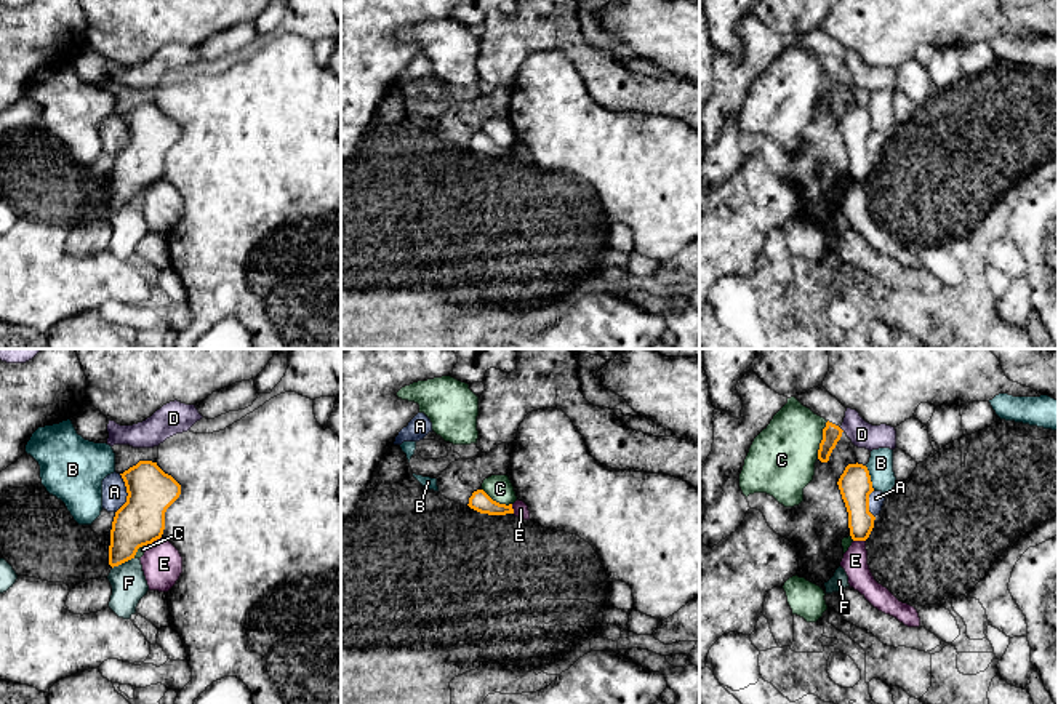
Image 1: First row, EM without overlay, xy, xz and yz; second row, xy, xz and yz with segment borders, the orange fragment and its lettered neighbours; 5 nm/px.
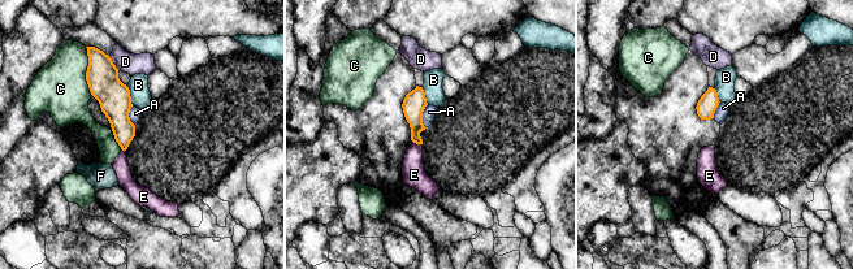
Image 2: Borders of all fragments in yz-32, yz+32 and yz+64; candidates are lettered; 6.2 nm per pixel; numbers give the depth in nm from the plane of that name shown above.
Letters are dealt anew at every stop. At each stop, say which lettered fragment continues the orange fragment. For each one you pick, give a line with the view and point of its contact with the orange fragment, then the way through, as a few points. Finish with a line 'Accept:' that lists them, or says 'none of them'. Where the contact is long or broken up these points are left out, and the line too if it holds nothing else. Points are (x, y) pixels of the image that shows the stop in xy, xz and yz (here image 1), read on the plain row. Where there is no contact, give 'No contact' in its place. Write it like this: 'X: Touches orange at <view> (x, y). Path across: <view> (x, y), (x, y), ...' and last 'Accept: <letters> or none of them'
Accept: none of them

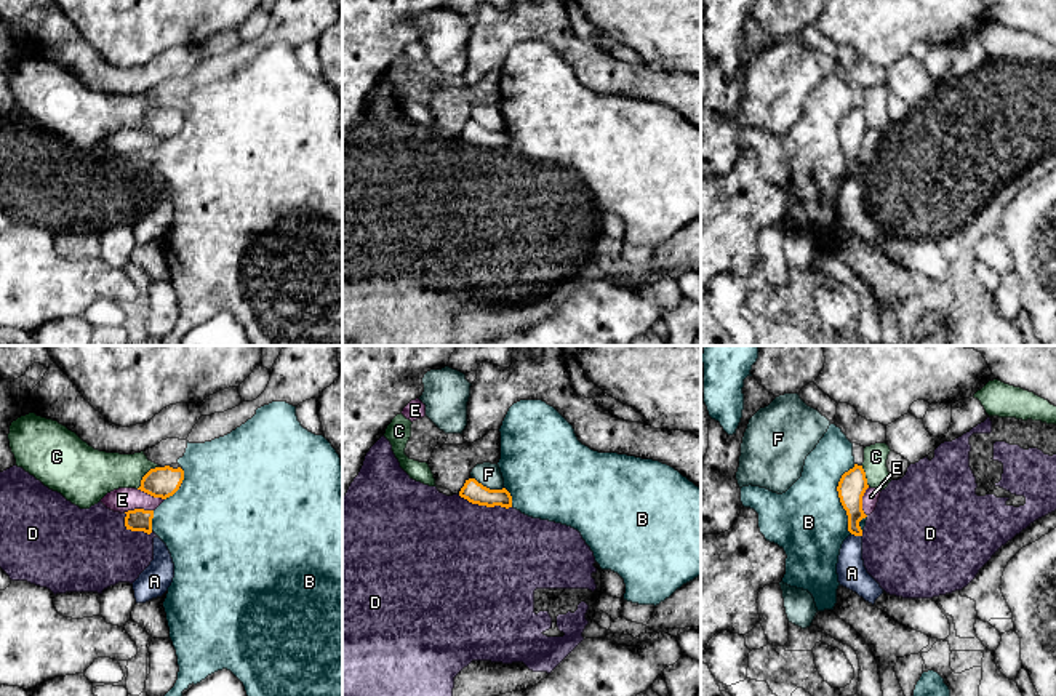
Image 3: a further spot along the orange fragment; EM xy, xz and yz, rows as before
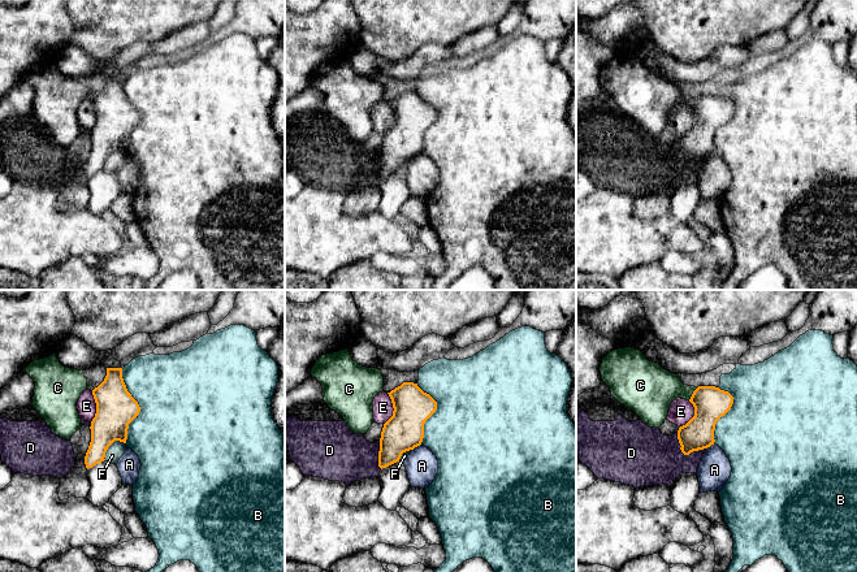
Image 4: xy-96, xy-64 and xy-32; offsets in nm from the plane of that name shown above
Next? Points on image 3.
Accept: none of them

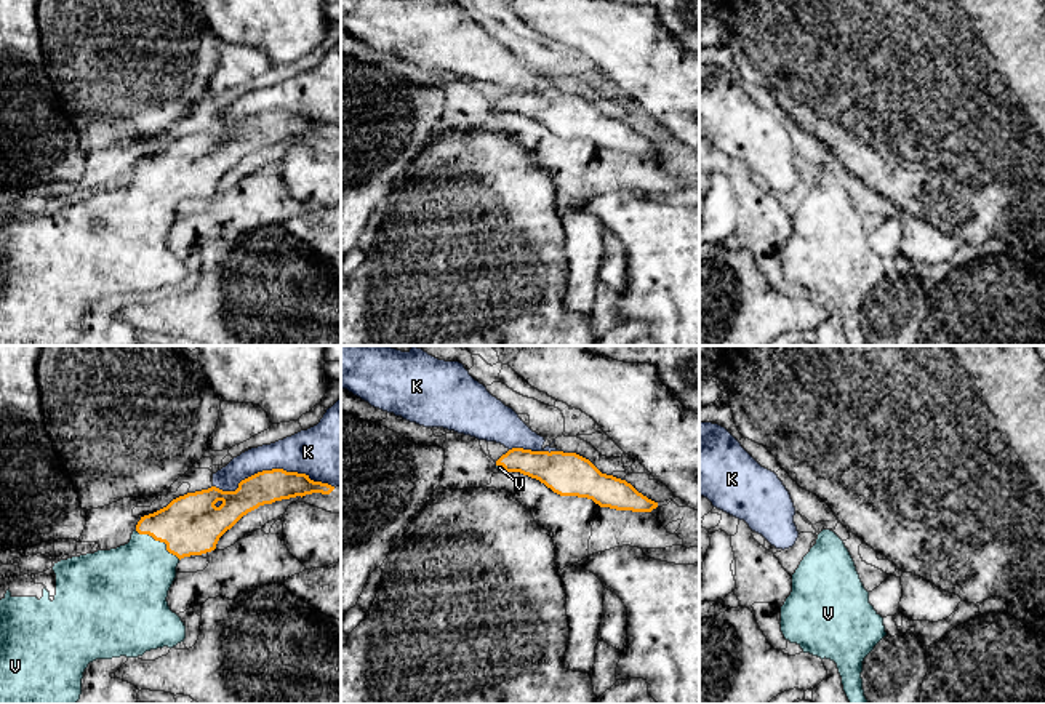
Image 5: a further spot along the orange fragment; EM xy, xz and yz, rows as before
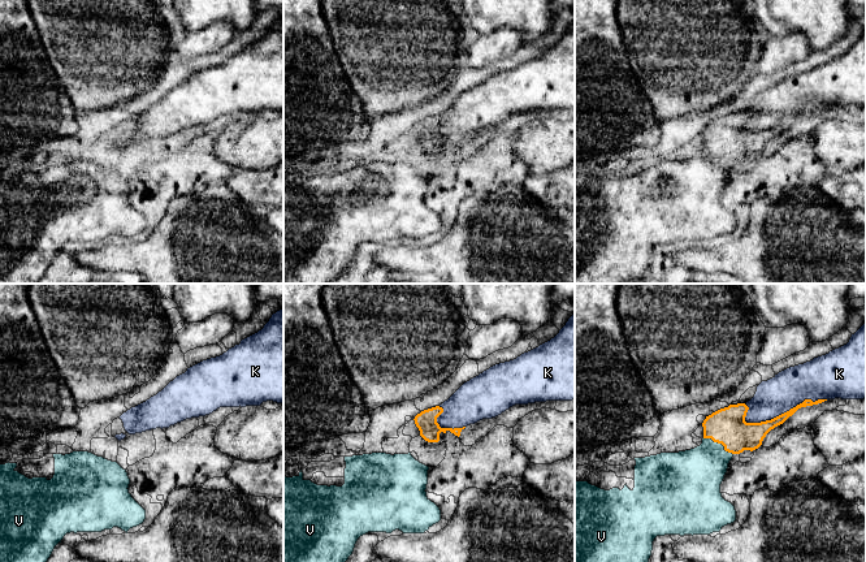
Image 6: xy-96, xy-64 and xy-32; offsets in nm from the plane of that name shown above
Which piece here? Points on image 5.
V: Touches orange at xy (159, 181). Path across: xy (189, 167), (159, 181), (146, 208), (132, 223)
Accept: V

